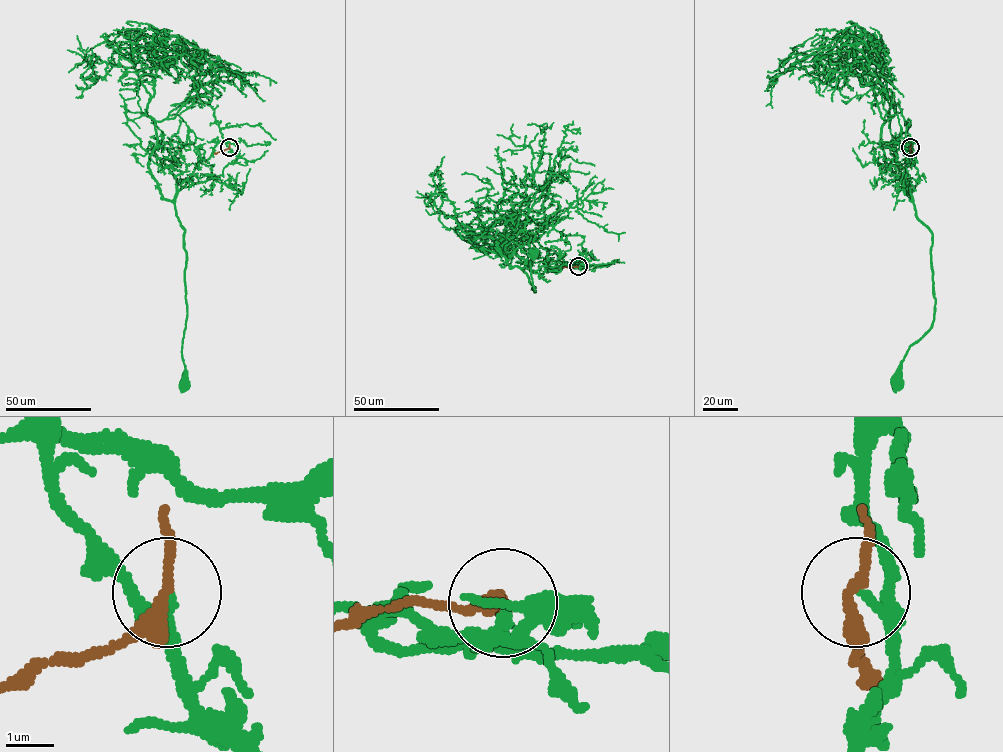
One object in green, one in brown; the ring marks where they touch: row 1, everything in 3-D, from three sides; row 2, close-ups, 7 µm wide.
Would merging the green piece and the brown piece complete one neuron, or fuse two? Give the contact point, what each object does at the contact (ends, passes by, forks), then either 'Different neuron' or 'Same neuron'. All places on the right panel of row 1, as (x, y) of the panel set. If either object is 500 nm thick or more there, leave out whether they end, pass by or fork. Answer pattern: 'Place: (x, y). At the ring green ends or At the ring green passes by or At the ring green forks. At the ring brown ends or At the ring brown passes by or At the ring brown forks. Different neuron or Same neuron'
Place: (910, 147). At the ring green forks. At the ring brown passes by. Same neuron

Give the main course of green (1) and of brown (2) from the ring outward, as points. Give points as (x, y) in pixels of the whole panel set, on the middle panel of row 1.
1: (578, 267), (586, 266), (574, 262), (570, 266), (523, 270), (534, 292), (530, 261), (534, 251)
2: (578, 267), (562, 267)

